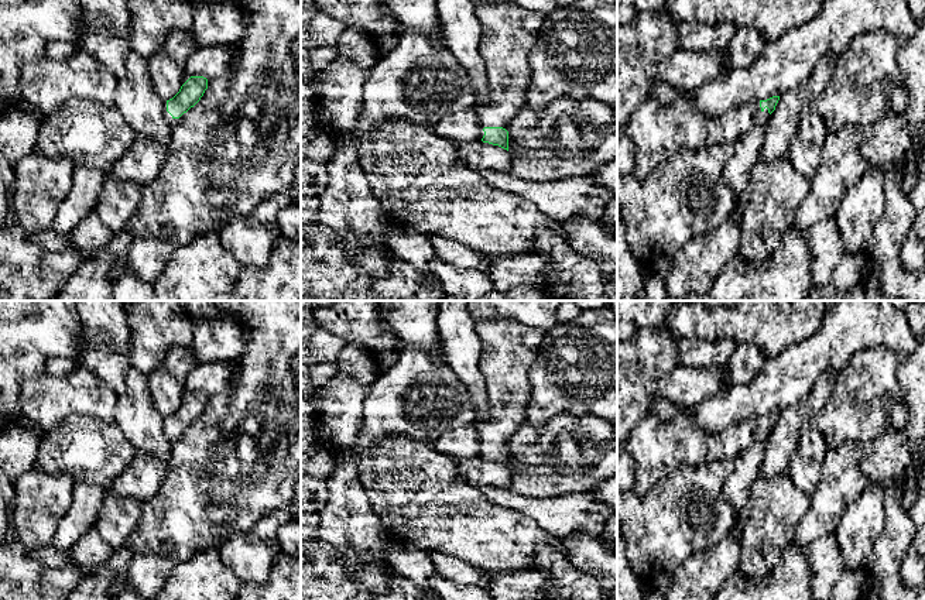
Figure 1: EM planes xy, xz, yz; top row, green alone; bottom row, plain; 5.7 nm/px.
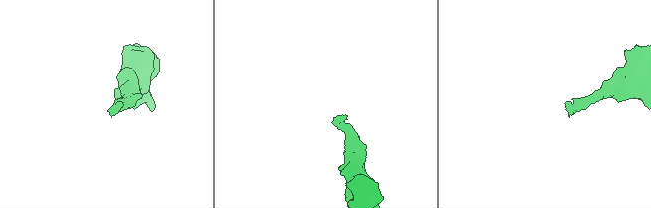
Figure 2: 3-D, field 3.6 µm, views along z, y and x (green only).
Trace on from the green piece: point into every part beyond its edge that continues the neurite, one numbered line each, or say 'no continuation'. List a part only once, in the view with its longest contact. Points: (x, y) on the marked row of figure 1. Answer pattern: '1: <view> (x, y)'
1: xy (168, 117)

